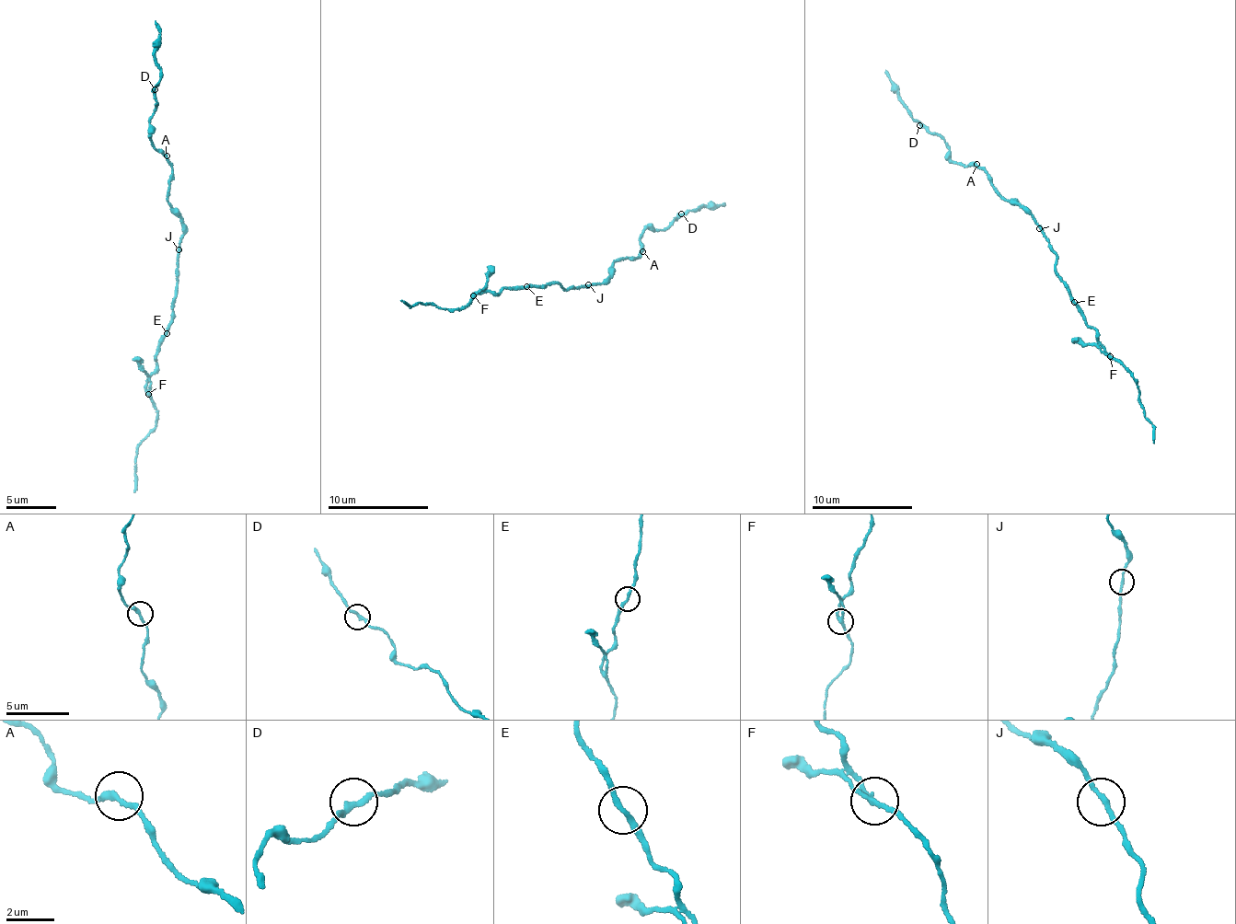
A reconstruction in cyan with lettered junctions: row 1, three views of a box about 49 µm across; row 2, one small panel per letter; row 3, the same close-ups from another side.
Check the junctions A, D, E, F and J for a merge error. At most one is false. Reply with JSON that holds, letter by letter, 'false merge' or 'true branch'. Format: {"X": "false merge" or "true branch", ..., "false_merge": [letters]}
{"A": "true branch", "D": "true branch", "E": "true branch", "F": "false merge", "J": "true branch", "false_merge": ["F"]}

